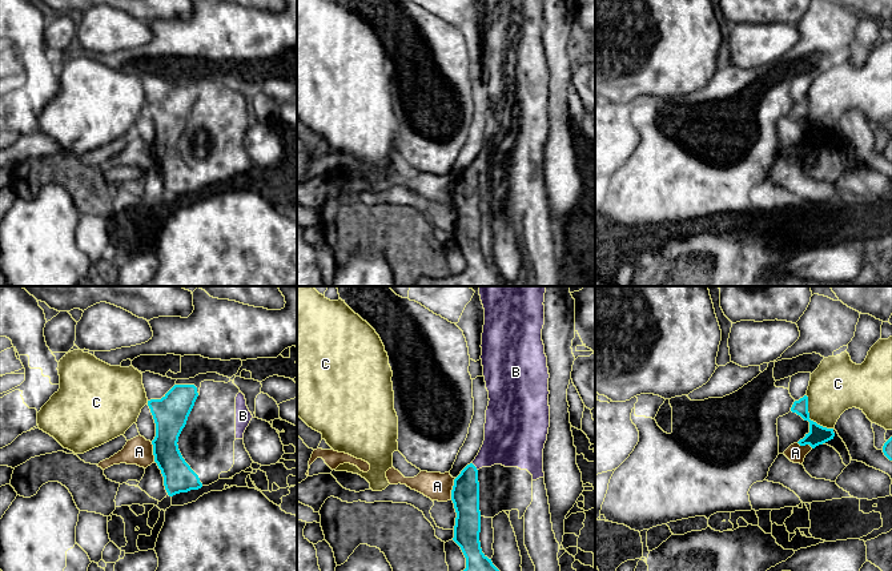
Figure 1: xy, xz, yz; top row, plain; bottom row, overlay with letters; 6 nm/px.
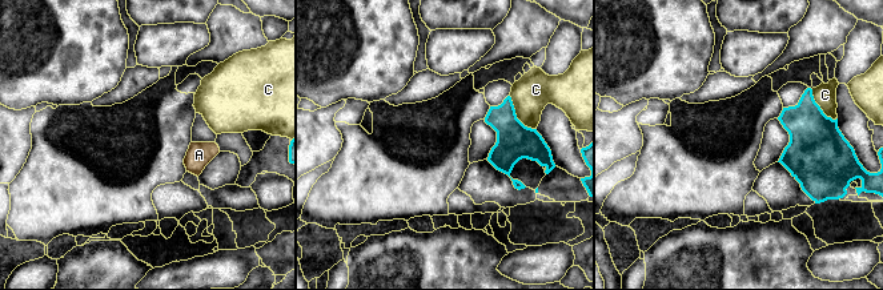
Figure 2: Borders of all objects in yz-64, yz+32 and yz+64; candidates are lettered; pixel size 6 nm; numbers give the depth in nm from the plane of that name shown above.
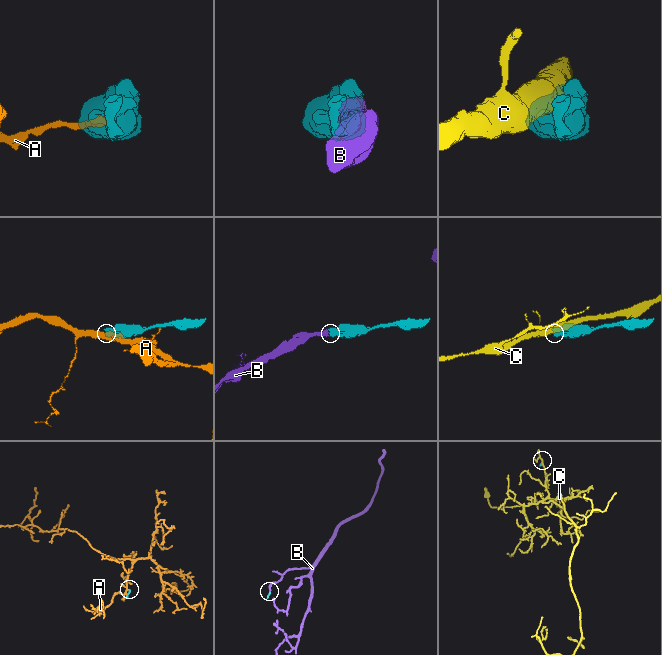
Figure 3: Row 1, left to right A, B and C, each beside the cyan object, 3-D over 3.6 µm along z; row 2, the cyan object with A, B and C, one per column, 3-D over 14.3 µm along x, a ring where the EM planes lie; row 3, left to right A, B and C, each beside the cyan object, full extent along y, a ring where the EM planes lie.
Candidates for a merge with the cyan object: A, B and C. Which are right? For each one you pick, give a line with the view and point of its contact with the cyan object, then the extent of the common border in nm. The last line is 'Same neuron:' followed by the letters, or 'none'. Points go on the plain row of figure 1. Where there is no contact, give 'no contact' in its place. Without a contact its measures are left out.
B: xz (475, 169) | 60 nm
Same neuron: B

